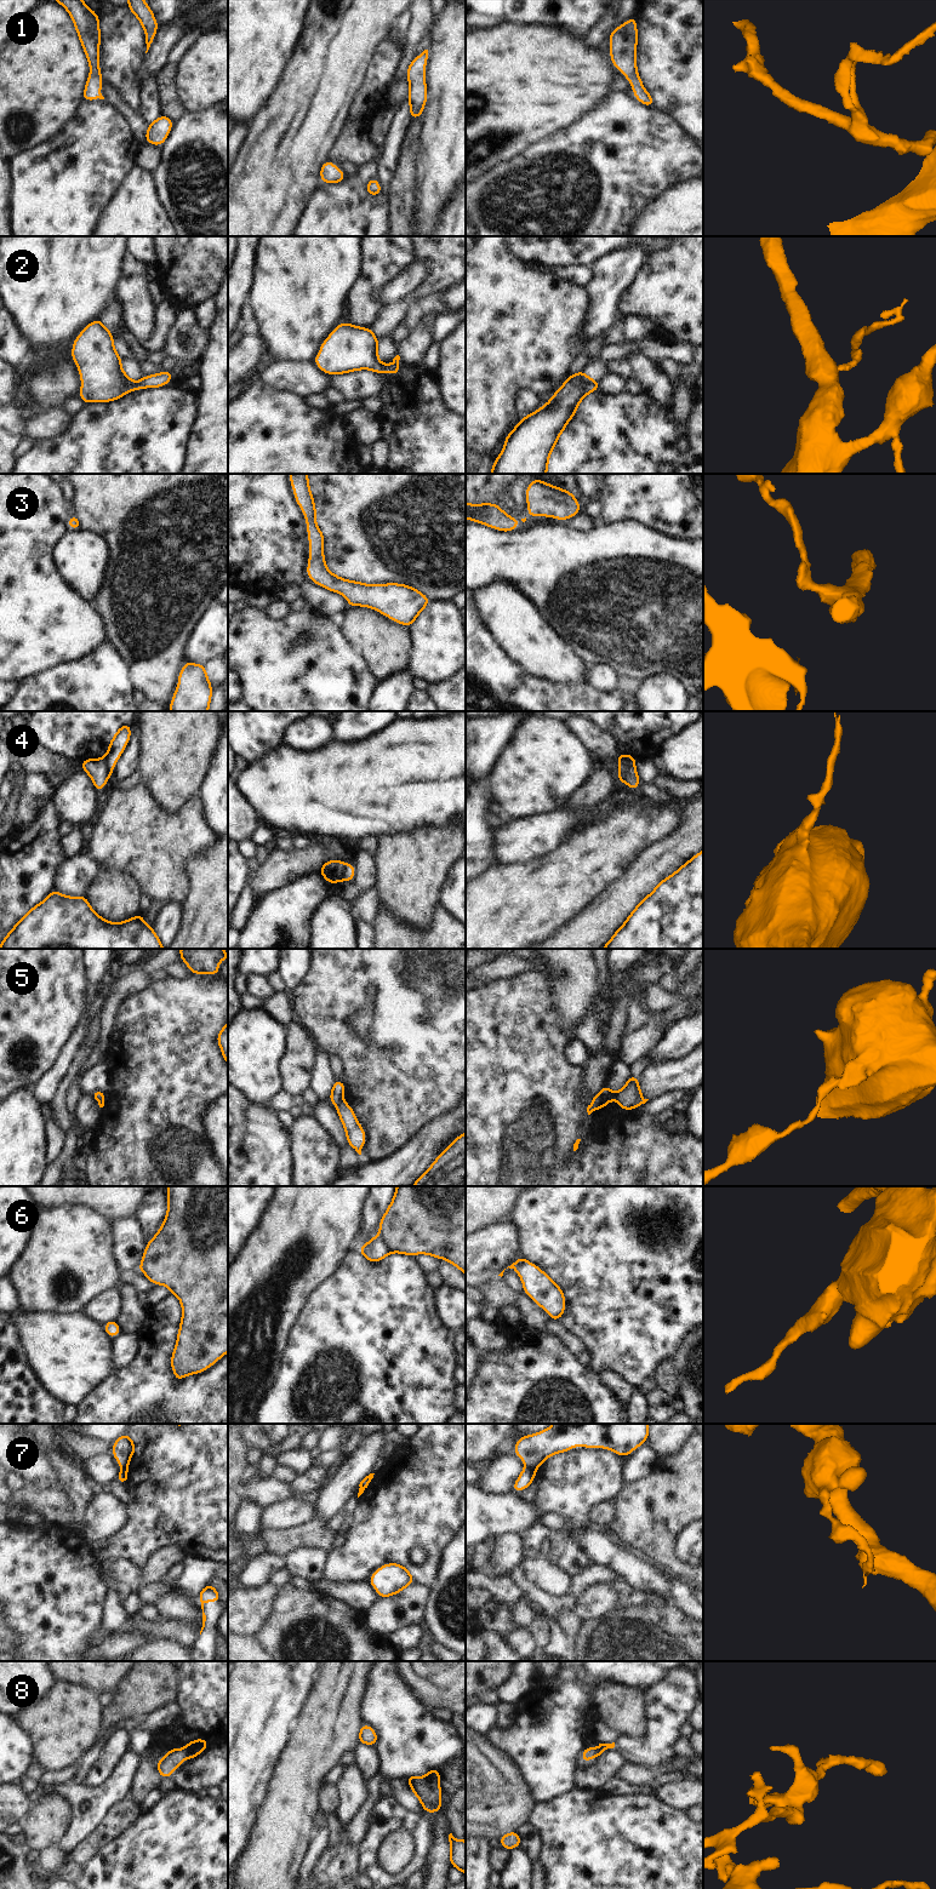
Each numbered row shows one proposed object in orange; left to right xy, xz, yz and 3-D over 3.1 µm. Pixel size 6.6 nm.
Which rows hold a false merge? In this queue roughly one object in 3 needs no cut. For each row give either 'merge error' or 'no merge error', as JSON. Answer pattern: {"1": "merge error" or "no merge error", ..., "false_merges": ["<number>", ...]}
{"1": "no merge error", "2": "no merge error", "3": "no merge error", "4": "merge error", "5": "merge error", "6": "merge error", "7": "merge error", "8": "no merge error", "false_merges": ["4", "5", "6", "7"]}

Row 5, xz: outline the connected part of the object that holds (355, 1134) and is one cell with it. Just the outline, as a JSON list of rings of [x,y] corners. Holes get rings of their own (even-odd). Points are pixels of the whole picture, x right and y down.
[[[343,1099],[336,1104],[338,1117],[344,1127],[347,1143],[361,1155],[366,1140],[366,1133],[358,1122],[354,1110]]]

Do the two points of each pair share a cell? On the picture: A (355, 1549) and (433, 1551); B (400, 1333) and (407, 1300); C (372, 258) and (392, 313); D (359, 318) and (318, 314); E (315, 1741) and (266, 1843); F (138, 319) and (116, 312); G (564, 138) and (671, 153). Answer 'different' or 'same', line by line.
A: same
B: same
C: different
D: different
E: same
F: different
G: same

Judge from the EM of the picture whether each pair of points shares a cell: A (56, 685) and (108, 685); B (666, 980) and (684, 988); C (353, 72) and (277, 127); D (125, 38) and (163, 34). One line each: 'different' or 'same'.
A: same
B: same
C: same
D: different

